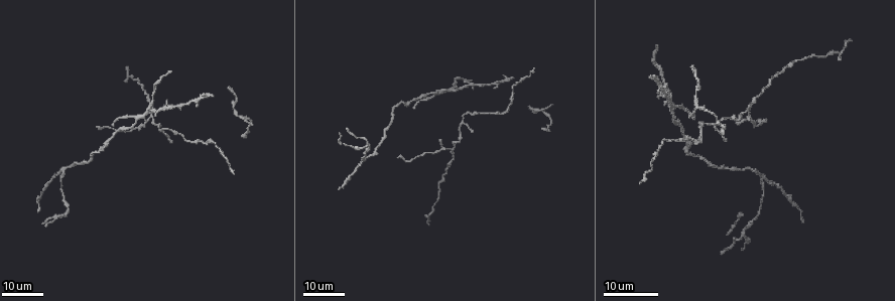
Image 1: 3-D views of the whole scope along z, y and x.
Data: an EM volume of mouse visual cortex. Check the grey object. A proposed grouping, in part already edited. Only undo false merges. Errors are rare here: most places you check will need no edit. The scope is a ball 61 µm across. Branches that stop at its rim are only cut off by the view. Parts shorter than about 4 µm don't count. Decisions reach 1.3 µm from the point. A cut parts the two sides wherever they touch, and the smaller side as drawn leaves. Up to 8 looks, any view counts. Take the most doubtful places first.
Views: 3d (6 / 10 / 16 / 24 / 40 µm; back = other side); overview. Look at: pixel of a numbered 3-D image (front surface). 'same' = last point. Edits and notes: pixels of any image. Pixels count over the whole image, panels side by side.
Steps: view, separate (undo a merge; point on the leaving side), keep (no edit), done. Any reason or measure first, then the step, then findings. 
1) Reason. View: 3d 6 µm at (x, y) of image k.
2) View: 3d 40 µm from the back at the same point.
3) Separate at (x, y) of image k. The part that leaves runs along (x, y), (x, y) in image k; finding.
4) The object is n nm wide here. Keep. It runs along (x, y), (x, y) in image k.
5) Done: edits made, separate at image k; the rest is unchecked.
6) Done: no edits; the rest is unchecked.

View: 3d 24 µm at (751, 106) of image 1.

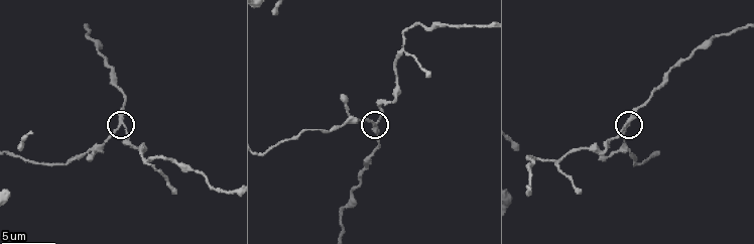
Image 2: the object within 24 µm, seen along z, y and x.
View: 3d 10 µm at (122, 124) of image 2.

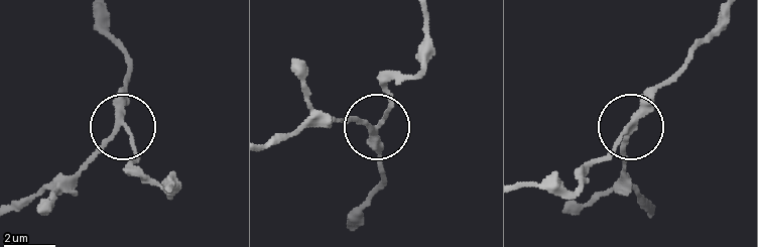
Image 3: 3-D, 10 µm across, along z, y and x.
The side arm is 17 µm long. Keep. Continuous, no second cell.

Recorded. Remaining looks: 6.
A fork. View: 3d 24 µm at (761, 178) of image 1.

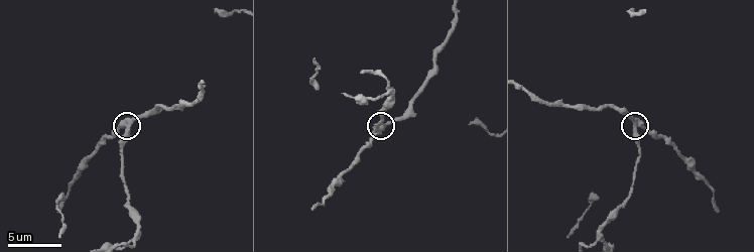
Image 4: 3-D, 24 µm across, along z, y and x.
View: 3d 10 µm at (635, 128) of image 4.

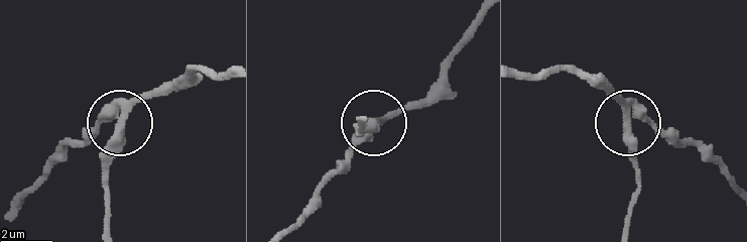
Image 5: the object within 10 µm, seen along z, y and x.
The side arm is 14 µm long. Keep. It runs along (520, 75), (586, 73), (627, 120), (644, 118), (681, 142) in image 5; continuous, no second cell.

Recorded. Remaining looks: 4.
View: 3d 16 µm at (134, 115) of image 1.

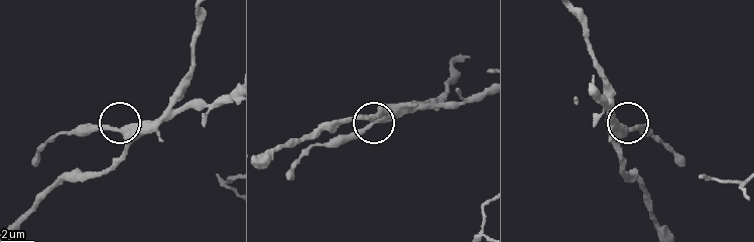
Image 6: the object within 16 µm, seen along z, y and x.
Zoom in. View: 3d 6 µm at (126, 128) of image 6.

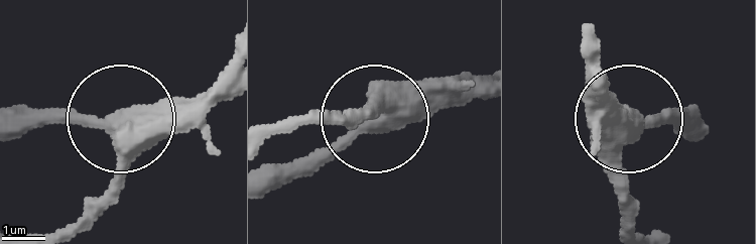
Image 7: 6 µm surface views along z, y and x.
Keep. It runs along (59, 229), (118, 167), (125, 124), (114, 113), (42, 113) in image 7; one cell here.

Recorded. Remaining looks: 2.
Three arms meet. View: 3d 6 µm at (387, 91) of image 4.

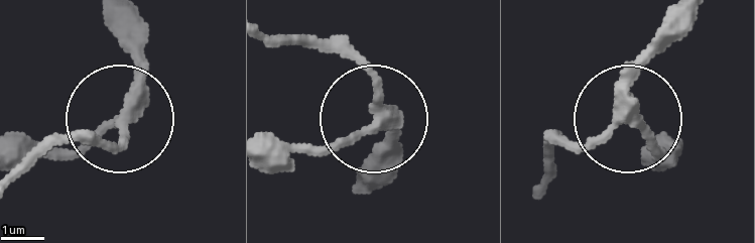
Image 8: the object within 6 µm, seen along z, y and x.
The object is 290 nm wide here. Keep. All the same cell.

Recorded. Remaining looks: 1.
Done: no edits; the rest is unchecked.

